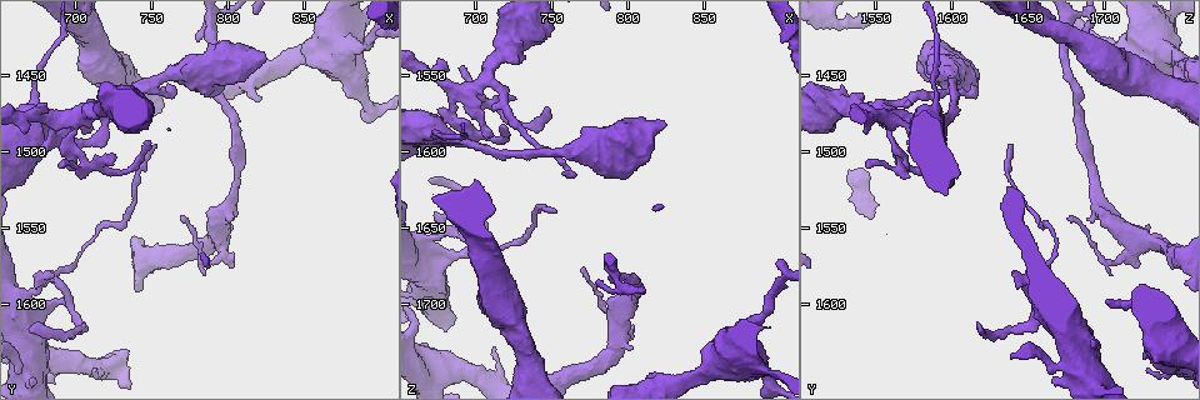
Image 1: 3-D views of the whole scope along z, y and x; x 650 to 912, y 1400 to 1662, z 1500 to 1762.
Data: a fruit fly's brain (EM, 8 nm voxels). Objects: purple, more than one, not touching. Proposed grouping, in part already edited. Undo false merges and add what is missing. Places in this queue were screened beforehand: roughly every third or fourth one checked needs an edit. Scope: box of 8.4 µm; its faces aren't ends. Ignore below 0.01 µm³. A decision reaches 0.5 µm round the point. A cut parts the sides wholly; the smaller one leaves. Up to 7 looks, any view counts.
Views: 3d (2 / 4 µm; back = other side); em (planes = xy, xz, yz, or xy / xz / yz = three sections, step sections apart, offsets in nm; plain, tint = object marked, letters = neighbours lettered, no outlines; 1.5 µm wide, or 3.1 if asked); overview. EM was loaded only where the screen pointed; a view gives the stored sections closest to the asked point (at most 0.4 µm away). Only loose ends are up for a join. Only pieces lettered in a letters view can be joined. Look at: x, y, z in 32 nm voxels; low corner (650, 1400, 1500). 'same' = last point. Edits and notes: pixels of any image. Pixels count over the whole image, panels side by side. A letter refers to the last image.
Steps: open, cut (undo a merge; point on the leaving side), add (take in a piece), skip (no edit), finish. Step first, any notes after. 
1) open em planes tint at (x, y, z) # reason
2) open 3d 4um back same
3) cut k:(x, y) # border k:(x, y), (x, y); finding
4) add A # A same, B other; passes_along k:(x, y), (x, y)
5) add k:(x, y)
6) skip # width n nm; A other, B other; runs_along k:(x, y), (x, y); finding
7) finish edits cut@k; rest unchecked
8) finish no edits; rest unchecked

open em planes letters at (686, 1482, 1562) # two arms at a narrow angle

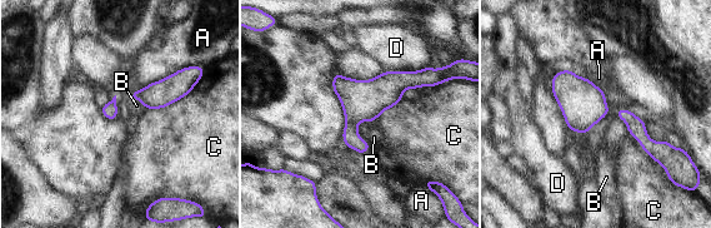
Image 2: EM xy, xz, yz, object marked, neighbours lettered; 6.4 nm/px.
skip # width 70 nm; A other, B other, C other, D other; border 2:(131, 98), (138, 99), (145, 108); all the same neuron

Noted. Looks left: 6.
open 3d 2um back at (748, 1458, 1600) # closes a loop

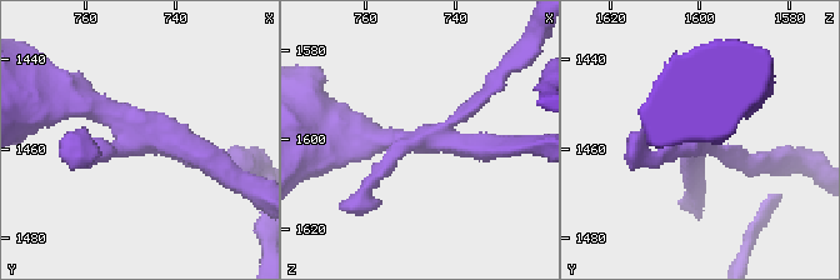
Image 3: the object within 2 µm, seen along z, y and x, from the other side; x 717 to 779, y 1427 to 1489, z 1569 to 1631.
open em planes letters at (748, 1456, 1600) # now the EM

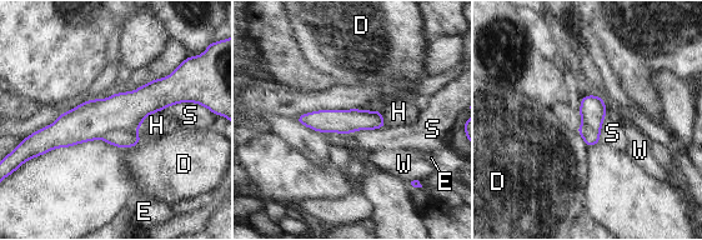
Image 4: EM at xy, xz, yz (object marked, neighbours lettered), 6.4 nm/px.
cut 4:(88, 121) # D other, E other, H other, S other, W other; part_leaving 4:(184, 98), (39, 134); a second neuron is stuck on

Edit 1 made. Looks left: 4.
open 3d 2um at (670, 1616, 1618) # thin end

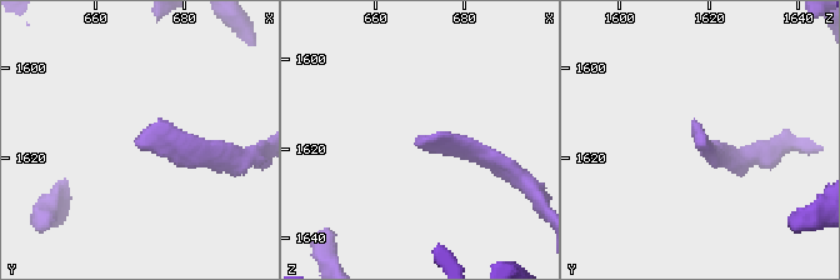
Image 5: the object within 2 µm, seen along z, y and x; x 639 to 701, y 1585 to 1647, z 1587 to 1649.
open em xy step 8 tint at (668, 1616, 1618)

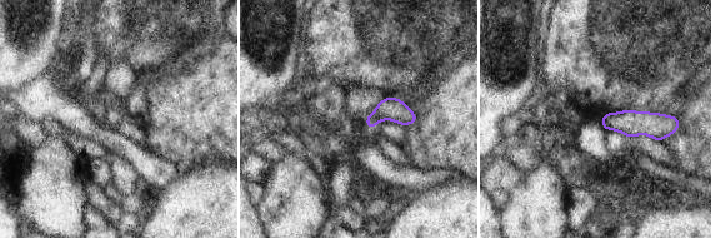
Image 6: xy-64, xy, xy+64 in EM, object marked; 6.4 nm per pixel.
open em xy step 8 letters same # what lies round it

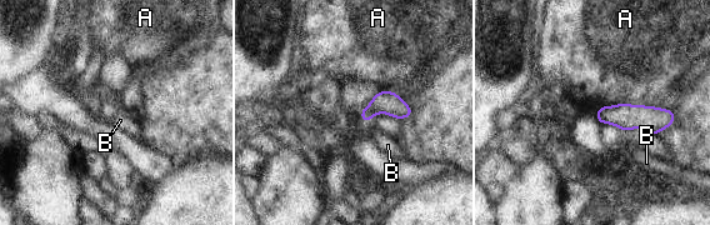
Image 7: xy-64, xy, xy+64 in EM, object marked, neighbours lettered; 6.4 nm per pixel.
skip # A other, B other; border 7:(656, 106), (603, 105), (595, 115); none of them fits

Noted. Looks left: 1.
finish edits cut@4; rest unchecked

